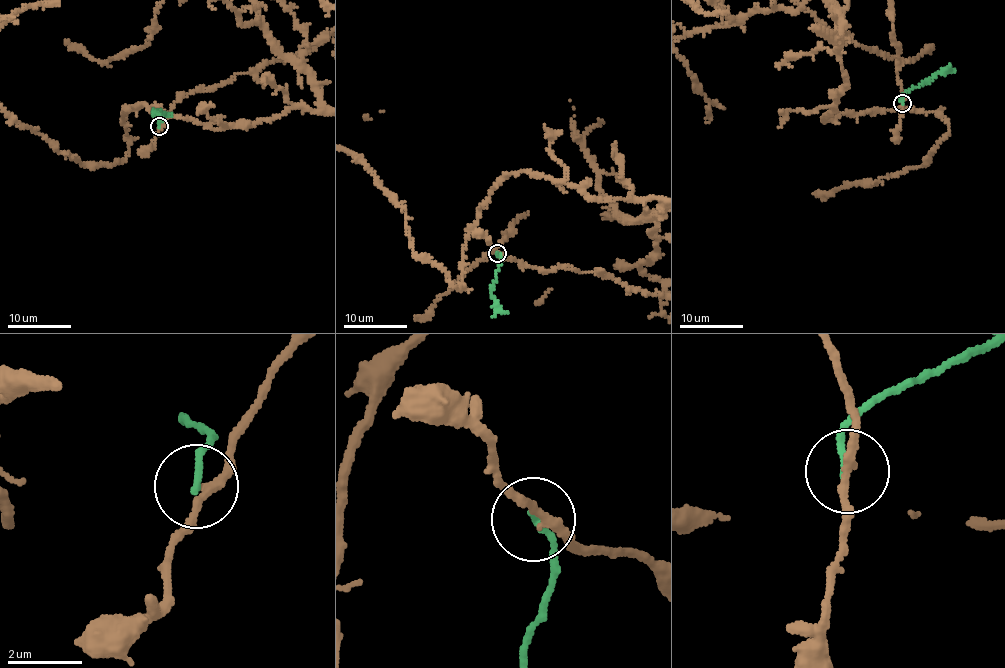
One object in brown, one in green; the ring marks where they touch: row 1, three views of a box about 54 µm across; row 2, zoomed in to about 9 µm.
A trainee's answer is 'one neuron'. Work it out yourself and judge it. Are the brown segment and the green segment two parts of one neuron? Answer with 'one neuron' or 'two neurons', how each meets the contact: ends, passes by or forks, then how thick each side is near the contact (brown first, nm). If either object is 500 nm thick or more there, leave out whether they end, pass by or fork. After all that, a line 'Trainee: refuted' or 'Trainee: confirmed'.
one neuron | brown passes by | green ends | 240/170 nm
Trainee: confirmed

